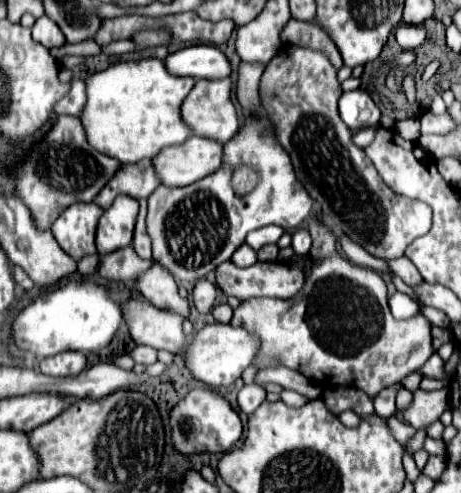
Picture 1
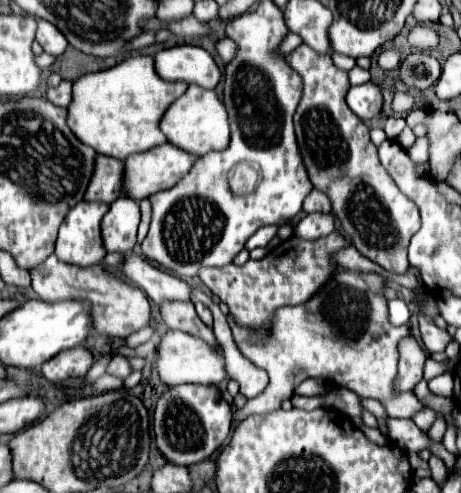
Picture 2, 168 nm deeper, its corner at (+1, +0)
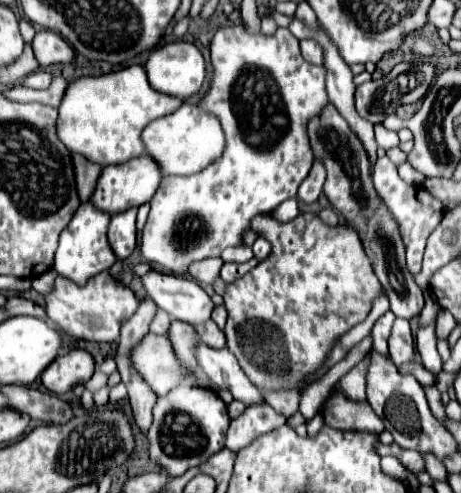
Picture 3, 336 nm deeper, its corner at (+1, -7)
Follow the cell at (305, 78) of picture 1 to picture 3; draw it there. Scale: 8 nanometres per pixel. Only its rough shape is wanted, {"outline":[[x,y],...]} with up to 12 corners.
{"outline":[[330,103],[310,121],[324,193],[358,231],[396,317],[422,289],[358,137]]}

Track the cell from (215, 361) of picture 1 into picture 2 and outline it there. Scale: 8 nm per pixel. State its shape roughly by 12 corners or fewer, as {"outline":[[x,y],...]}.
{"outline":[[168,330],[158,348],[164,384],[218,386],[220,344]]}

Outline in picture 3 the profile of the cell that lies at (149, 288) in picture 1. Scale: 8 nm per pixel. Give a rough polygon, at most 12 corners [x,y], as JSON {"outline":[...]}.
{"outline":[[200,343],[196,359],[216,387],[246,407],[266,403],[228,349]]}

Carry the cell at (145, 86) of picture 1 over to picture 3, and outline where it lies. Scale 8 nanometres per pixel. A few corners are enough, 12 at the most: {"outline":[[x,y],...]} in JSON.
{"outline":[[132,65],[68,83],[56,133],[72,153],[118,165],[180,99]]}

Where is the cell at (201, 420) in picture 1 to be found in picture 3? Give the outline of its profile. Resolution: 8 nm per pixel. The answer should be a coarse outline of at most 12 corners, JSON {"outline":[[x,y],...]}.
{"outline":[[212,389],[160,397],[150,459],[182,475],[224,447],[230,417]]}

